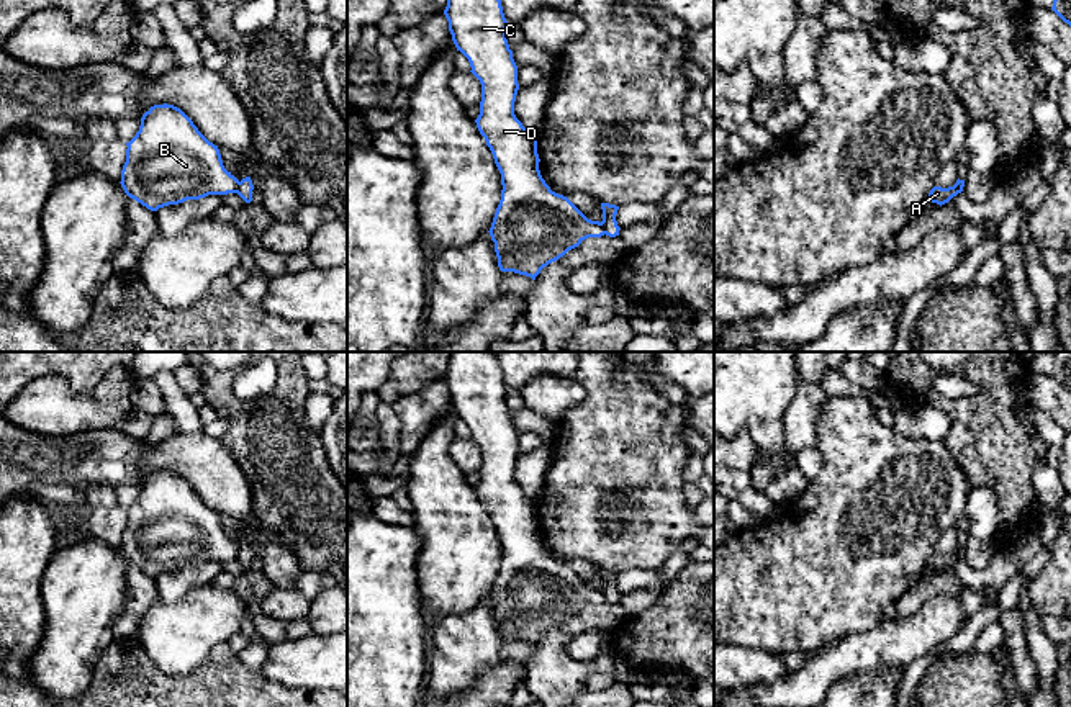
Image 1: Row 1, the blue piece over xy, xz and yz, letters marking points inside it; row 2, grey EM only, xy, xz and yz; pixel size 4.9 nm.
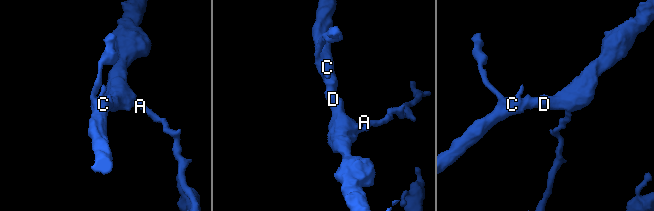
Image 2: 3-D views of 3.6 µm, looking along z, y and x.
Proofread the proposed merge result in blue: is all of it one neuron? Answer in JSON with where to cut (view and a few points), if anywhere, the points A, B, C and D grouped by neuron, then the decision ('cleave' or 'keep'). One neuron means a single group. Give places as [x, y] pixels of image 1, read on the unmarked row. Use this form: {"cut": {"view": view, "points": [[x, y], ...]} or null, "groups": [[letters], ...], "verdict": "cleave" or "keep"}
{"cut": {"view": "xy", "points": [[239, 549], [234, 558]]}, "groups": [["A"], ["B", "C", "D"]], "verdict": "cleave"}

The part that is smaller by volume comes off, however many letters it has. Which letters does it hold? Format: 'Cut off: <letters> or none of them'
Cut off: A

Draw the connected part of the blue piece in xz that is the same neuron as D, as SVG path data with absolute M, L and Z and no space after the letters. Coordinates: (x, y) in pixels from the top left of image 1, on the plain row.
M452 352L444 381L452 408L470 429L481 450L480 481L475 486L501 540L501 566L490 602L495 609L501 638L536 643L544 633L578 614L588 604L606 601L599 588L588 586L567 563L550 556L539 537L537 502L529 499L514 481L519 457L517 432L506 406L508 388L501 367L491 352Z

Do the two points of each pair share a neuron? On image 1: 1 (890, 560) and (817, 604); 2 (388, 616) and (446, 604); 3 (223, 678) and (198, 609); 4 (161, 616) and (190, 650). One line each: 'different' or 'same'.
1: same
2: different
3: different
4: same

